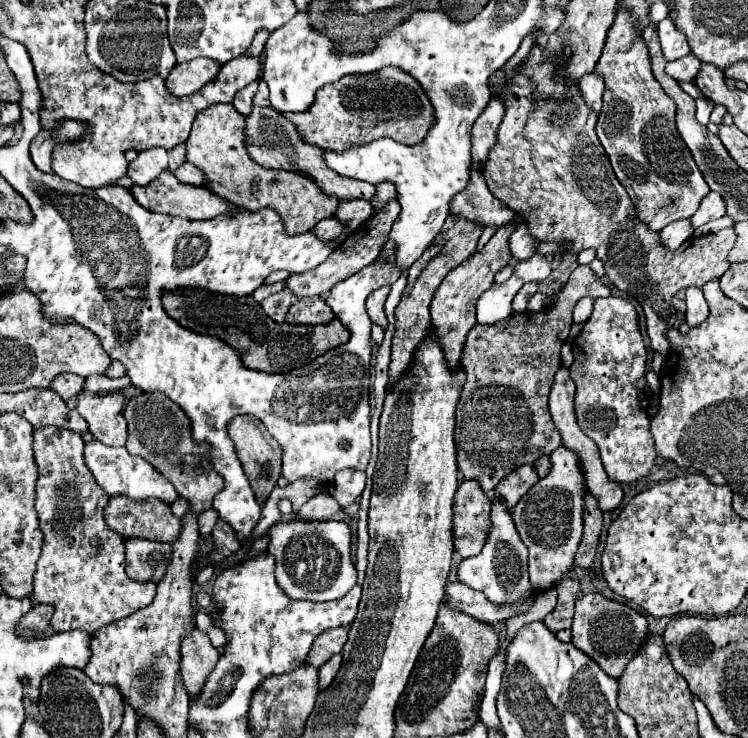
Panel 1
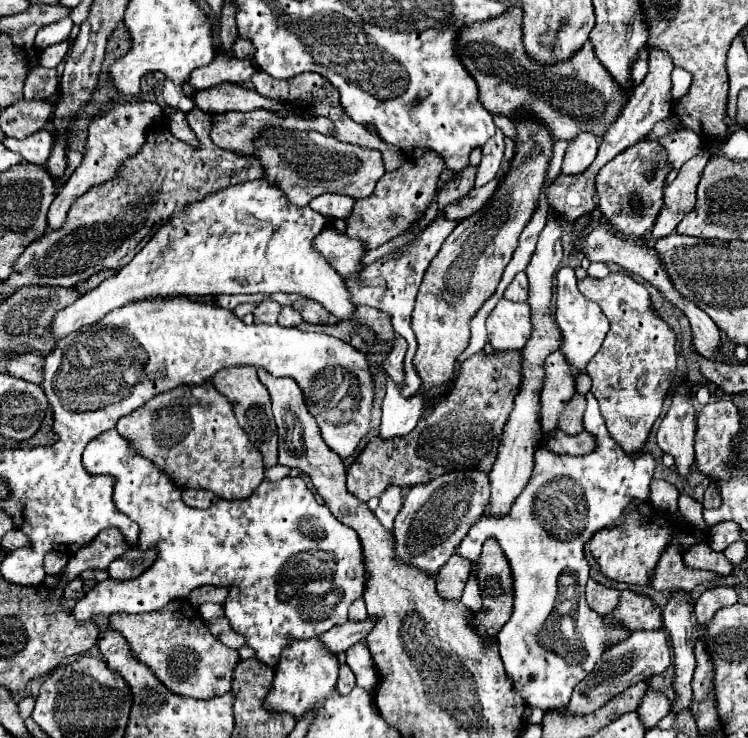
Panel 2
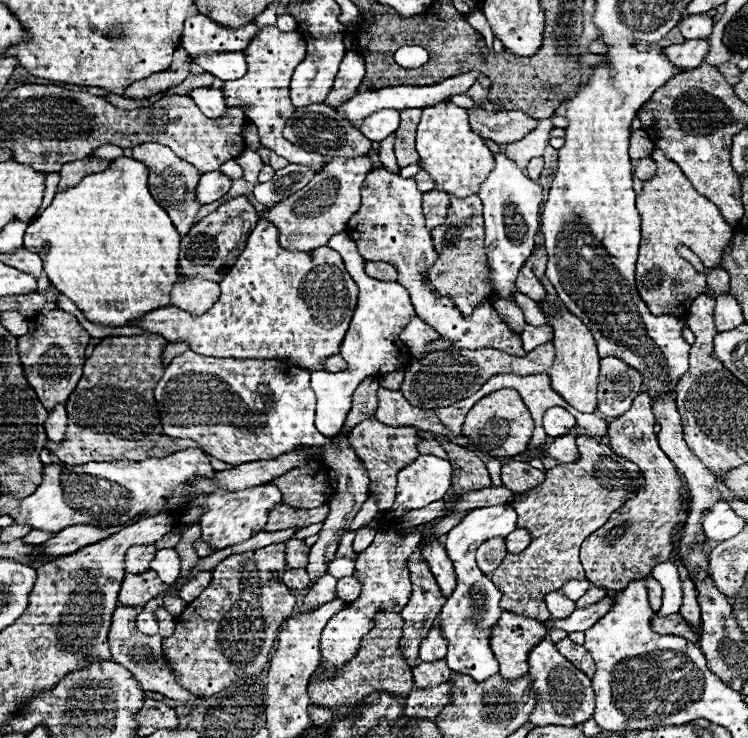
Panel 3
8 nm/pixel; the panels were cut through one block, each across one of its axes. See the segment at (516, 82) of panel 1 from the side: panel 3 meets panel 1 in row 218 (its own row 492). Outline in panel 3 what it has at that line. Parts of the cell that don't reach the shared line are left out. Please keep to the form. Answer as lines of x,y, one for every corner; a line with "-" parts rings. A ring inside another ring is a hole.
578,436
576,438
578,444
578,452
580,458
572,464
558,464
550,470
546,470
544,474
544,482
536,488
532,488
530,492
520,494
514,500
514,506
518,506
520,502
524,502
530,496
530,522
520,522
526,524
524,528
532,534
532,542
526,550
522,550
520,554
512,554
510,558
504,558
502,564
494,570
492,574
492,582
502,590
502,610
512,612
512,614
520,614
526,618
534,618
538,622
546,622
546,604
544,598
546,594
558,590
566,580
584,580
584,570
582,564
578,560
578,548
584,542
584,538
592,532
596,532
606,520
608,516
618,510
628,498
632,498
636,492
640,490
640,486
644,484
644,478
640,474
640,470
634,466
634,462
626,462
626,458
620,458
618,454
614,454
610,450
610,446
596,442
590,436

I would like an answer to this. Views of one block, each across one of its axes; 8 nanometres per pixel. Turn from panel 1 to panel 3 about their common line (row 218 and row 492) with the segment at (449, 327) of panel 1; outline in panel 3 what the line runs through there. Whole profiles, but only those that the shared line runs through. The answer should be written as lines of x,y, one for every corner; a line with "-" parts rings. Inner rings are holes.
516,460
504,464
500,474
502,474
502,486
512,490
514,494
532,490
544,478
544,470
536,470
536,468
528,466
526,462
516,462

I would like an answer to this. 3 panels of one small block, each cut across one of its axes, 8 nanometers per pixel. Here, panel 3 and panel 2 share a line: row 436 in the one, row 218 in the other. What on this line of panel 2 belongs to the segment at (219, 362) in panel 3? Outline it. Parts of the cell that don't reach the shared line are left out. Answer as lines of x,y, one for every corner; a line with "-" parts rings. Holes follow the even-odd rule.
264,178
224,188
176,212
114,278
104,280
104,284
60,310
50,324
50,334
62,340
130,302
176,294
296,292
324,304
328,312
342,320
350,318
354,304
350,302
348,288
324,256
312,248
316,232
320,232
326,222
328,220
310,206
294,208
280,188
268,184

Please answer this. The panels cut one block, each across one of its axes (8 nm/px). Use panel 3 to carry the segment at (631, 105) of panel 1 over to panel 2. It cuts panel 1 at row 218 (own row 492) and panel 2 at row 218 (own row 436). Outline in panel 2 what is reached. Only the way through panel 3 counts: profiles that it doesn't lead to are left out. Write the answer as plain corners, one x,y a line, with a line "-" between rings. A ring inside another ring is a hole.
642,138
634,146
620,152
616,160
610,160
596,176
600,212
624,236
640,238
654,226
654,220
662,208
662,188
672,168
668,168
668,156
664,156
664,150
658,146
658,140

